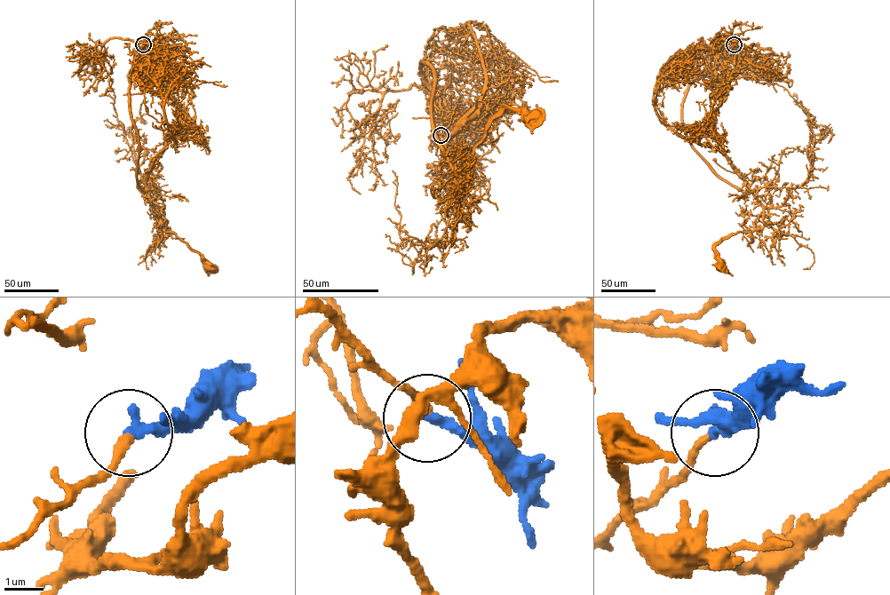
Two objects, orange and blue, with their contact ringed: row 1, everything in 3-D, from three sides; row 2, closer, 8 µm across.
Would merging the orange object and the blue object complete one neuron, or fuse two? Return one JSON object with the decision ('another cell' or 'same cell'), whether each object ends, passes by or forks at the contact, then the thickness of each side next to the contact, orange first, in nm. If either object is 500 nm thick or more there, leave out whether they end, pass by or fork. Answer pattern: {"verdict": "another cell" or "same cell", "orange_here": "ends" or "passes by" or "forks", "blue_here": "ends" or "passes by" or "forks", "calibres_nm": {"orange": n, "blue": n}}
{"verdict": "same cell", "orange_here": "ends", "blue_here": "ends", "calibres_nm": {"orange": 200, "blue": 300}}

